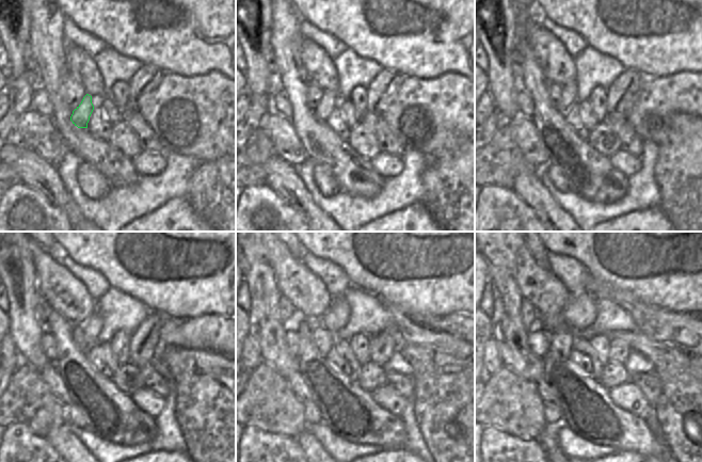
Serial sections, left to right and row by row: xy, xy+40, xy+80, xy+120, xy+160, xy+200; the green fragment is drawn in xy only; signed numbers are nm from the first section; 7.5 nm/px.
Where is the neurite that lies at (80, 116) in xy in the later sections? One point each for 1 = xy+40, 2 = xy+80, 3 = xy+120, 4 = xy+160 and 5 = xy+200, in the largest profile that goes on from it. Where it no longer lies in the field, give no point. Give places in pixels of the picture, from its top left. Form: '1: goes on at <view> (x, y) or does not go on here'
1: goes on at xy+40 (329, 100)
2: goes on at xy+80 (569, 92)
3: goes on at xy+120 (92, 327)
4: goes on at xy+160 (336, 317)
5: goes on at xy+200 (581, 311)

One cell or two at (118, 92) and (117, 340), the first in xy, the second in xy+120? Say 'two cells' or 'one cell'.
one cell

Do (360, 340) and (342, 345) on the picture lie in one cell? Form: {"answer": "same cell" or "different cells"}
{"answer": "different cells"}

